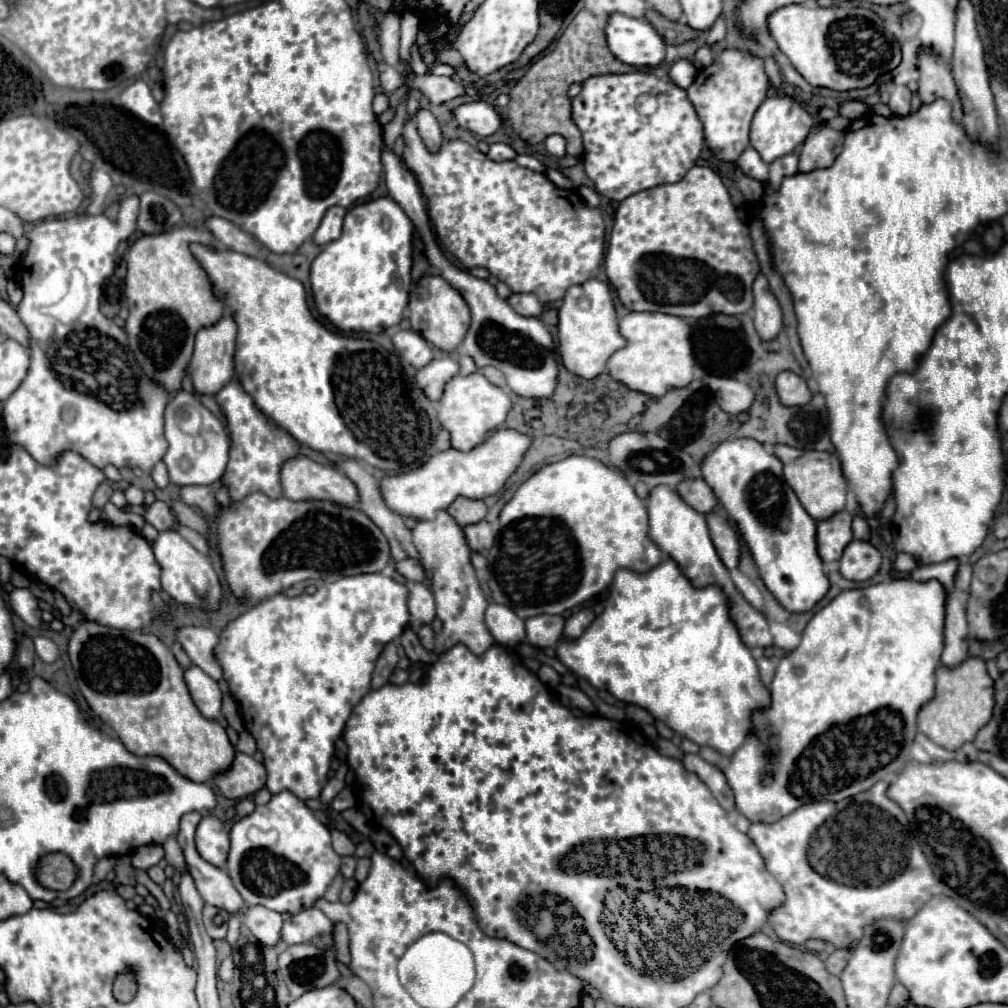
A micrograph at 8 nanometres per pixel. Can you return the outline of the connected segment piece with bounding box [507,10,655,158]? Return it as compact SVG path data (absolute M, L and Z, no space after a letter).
M581 10L575 16L575 20L565 28L555 48L549 54L545 54L541 60L537 60L527 70L527 74L515 84L515 88L509 94L511 100L507 104L507 120L511 122L513 130L529 144L543 142L551 134L563 136L567 140L567 156L579 158L583 154L583 142L581 142L579 128L575 126L571 118L571 98L567 94L569 86L573 82L583 82L591 76L625 74L635 70L653 72L655 68L649 68L649 66L635 68L617 60L607 48L603 24L589 10Z

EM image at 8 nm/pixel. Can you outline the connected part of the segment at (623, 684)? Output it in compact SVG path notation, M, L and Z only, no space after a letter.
M665 558L659 566L651 568L649 572L633 572L627 568L619 568L615 572L615 580L611 584L611 596L607 600L605 610L591 622L591 626L581 634L581 638L577 638L575 642L571 640L561 640L559 644L559 660L577 676L589 680L589 684L593 684L599 690L609 690L617 700L623 700L627 704L637 704L645 710L649 710L657 720L665 722L671 730L679 732L681 736L697 742L699 746L711 746L715 750L719 750L725 758L729 758L745 740L747 732L751 730L751 710L755 708L765 708L769 706L769 692L767 688L761 684L759 680L759 670L757 664L751 656L751 650L745 646L745 642L739 638L739 630L735 626L735 622L731 622L731 602L727 598L727 594L723 592L723 588L719 584L711 584L711 586L693 586L691 580L681 572L679 564L673 558Z

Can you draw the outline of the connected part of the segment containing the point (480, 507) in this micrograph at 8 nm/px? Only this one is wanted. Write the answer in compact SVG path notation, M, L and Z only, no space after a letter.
M459 496L449 508L447 512L459 522L459 526L469 526L469 524L477 524L481 520L485 520L487 514L487 506L483 500L469 500Z

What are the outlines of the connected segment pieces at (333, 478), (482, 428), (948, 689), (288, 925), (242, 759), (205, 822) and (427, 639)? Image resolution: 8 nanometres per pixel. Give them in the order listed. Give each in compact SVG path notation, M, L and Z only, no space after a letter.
M305 456L291 458L283 464L281 484L283 484L283 496L291 500L329 500L329 502L339 502L339 506L355 506L355 508L359 504L359 494L355 490L355 484L343 472L317 464Z
M469 374L469 376L455 376L445 386L438 420L441 428L450 432L451 447L469 451L471 448L479 446L479 442L483 442L483 438L485 438L485 436L473 434L474 431L489 434L505 422L509 412L511 412L511 398L505 388L487 382L487 378L483 374Z
M973 656L957 666L939 664L935 670L935 678L935 698L921 706L917 714L917 728L935 744L955 750L963 742L971 742L979 728L989 722L993 710L993 680L985 670L985 662Z
M309 908L291 916L283 924L283 942L285 944L299 944L299 942L313 942L321 936L333 934L335 922L331 922L319 908Z
M235 752L231 766L225 772L213 776L213 784L221 790L225 798L241 800L257 792L265 784L265 766L255 762L243 752Z
M203 816L195 832L195 844L203 860L217 868L223 868L229 854L229 832L217 816Z
M423 626L423 628L419 628L417 636L419 636L421 644L423 644L427 650L433 650L433 646L435 646L435 634L433 634L433 628L431 628L431 626Z

